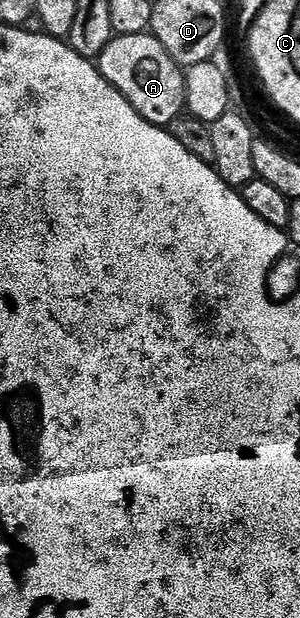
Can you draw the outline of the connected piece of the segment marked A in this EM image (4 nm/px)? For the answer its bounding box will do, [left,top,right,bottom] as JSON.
[96,34,186,128]

